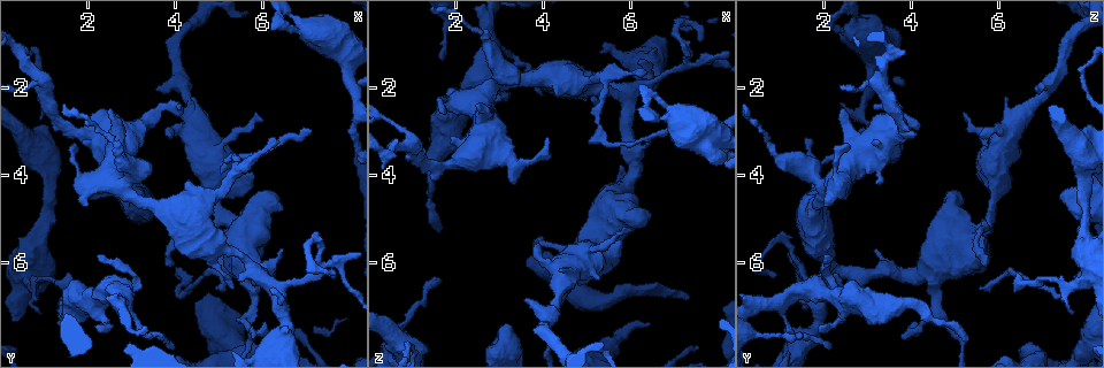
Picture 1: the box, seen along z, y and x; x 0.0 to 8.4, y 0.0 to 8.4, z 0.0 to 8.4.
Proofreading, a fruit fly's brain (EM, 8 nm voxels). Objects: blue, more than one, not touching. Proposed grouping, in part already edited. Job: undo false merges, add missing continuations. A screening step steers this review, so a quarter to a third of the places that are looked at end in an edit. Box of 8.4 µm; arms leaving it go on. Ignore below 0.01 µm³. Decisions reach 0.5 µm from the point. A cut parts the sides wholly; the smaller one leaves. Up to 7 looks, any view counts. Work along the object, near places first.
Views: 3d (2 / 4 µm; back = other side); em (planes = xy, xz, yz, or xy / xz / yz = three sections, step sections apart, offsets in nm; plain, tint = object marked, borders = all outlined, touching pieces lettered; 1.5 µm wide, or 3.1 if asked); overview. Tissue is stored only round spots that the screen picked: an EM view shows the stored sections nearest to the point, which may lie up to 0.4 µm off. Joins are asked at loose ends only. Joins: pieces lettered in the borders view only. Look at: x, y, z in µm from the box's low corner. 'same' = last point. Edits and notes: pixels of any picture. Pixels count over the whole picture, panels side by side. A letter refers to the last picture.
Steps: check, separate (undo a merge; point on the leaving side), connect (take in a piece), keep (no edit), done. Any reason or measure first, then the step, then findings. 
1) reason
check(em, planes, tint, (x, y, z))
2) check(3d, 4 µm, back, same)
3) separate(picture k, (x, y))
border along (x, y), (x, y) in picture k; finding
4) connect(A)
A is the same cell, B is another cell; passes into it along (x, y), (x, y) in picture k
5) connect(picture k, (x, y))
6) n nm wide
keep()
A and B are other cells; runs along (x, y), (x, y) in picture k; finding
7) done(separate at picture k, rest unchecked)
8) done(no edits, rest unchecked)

a fork
check(3d, 4 µm, (5.20, 5.00, 5.80))

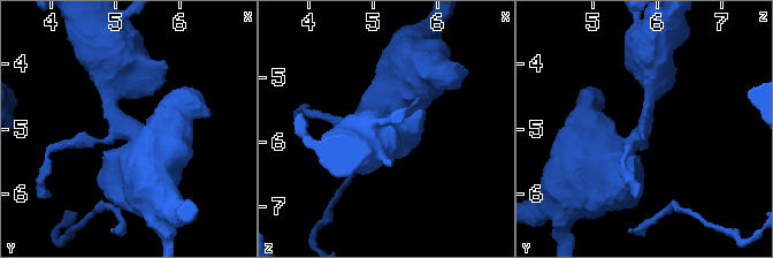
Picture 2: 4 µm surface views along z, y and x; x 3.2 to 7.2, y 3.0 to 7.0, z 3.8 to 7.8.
3 arms; arms of 160, 300, 850 nm
check(em, xz, step 4, tint, (5.20, 5.05, 5.75))

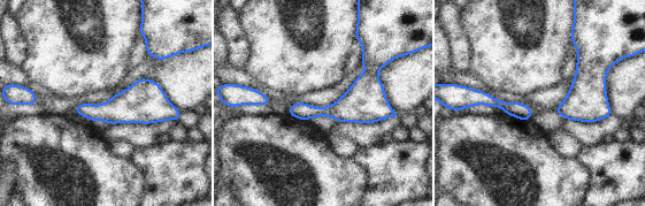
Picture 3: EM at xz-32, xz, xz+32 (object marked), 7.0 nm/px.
check(em, planes, borders, same)

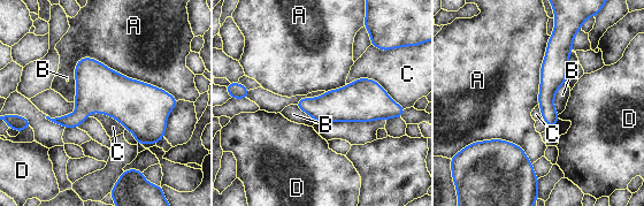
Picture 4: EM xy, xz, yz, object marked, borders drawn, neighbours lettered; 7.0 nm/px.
keep()
A, B, C and D are other cells; border along (74, 67), (93, 58), (177, 100) in picture 4; one neuron here

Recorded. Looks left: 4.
long arm stops here
check(em, yz, step 4, tint, (3.10, 4.45, 7.45))

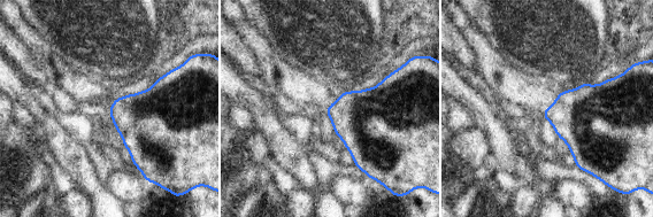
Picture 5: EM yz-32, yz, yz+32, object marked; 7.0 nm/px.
check(em, planes, borders, same)

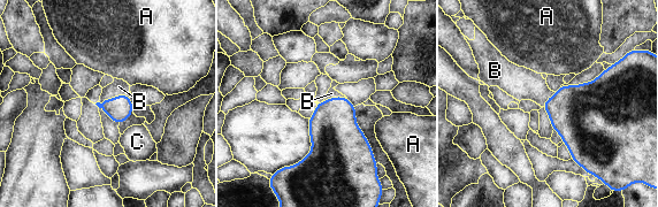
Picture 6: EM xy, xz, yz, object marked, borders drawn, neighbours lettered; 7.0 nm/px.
connect(B)
B is the same cell, A and C are other cells; passes into it along (120, 108), (114, 98), (119, 86) in picture 6; it goes on there

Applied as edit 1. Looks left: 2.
done(connect at picture 6, rest unchecked)

